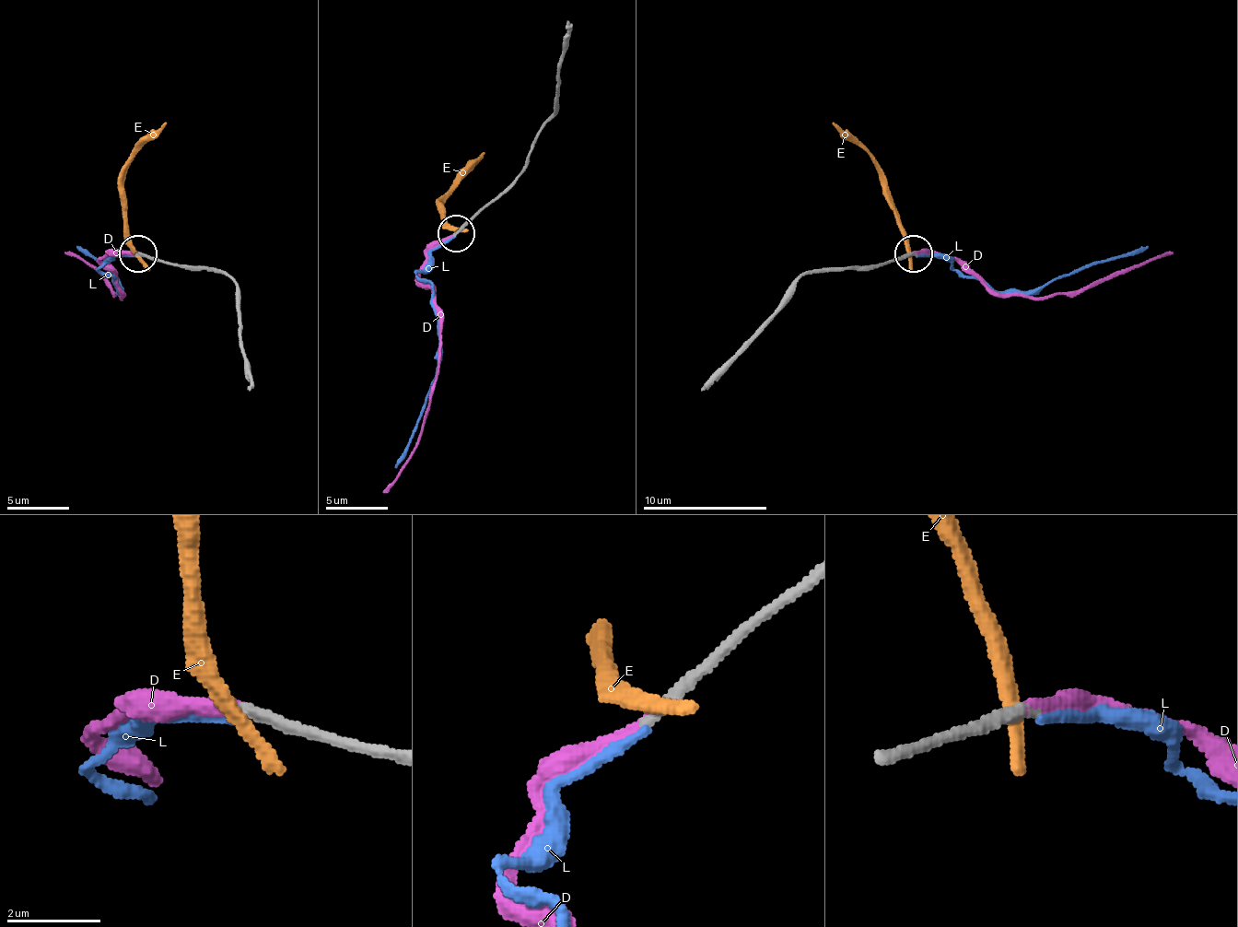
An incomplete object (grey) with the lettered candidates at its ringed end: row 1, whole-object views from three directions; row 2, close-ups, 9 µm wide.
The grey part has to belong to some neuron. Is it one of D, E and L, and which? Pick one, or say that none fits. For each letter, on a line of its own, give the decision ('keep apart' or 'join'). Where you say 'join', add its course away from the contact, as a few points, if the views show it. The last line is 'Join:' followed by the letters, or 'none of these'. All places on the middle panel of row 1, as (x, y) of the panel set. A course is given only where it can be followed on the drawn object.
D: join; course (455, 234), (427, 252), (421, 275), (439, 318), (439, 371), (418, 443), (383, 493)
E: keep apart
L: keep apart
Join: D

